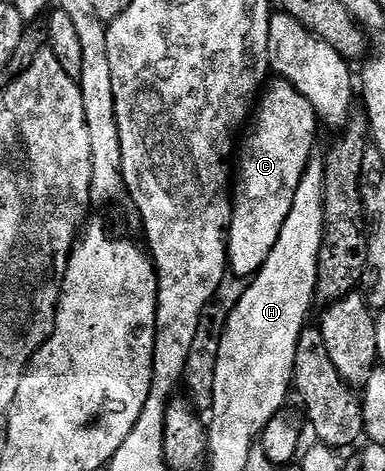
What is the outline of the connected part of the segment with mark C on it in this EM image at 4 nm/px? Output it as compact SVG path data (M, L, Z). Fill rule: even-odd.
M273 82L262 91L253 114L251 135L242 139L237 154L227 261L230 273L238 278L250 279L269 260L269 252L273 252L273 244L281 236L281 224L285 224L285 216L293 208L297 184L301 184L301 176L313 160L315 133L321 130L313 104L291 82Z

